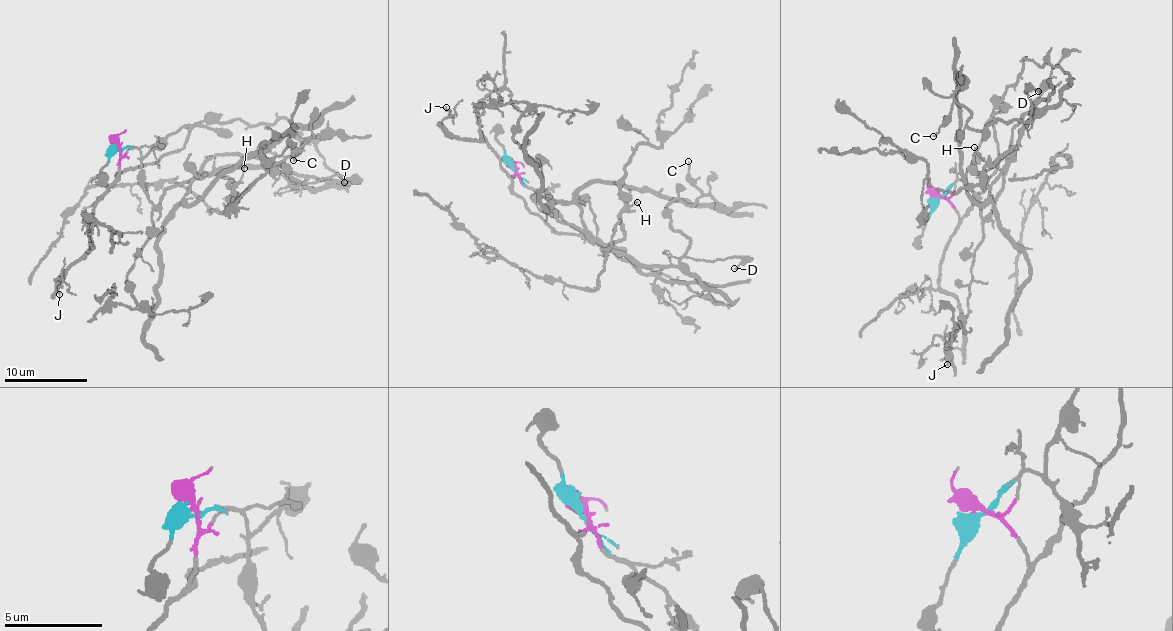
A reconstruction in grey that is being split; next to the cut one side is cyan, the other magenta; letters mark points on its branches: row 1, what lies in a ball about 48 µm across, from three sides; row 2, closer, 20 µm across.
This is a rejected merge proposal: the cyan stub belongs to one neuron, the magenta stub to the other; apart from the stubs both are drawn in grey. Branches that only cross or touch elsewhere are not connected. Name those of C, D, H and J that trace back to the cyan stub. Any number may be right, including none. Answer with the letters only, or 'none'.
C, D, H

